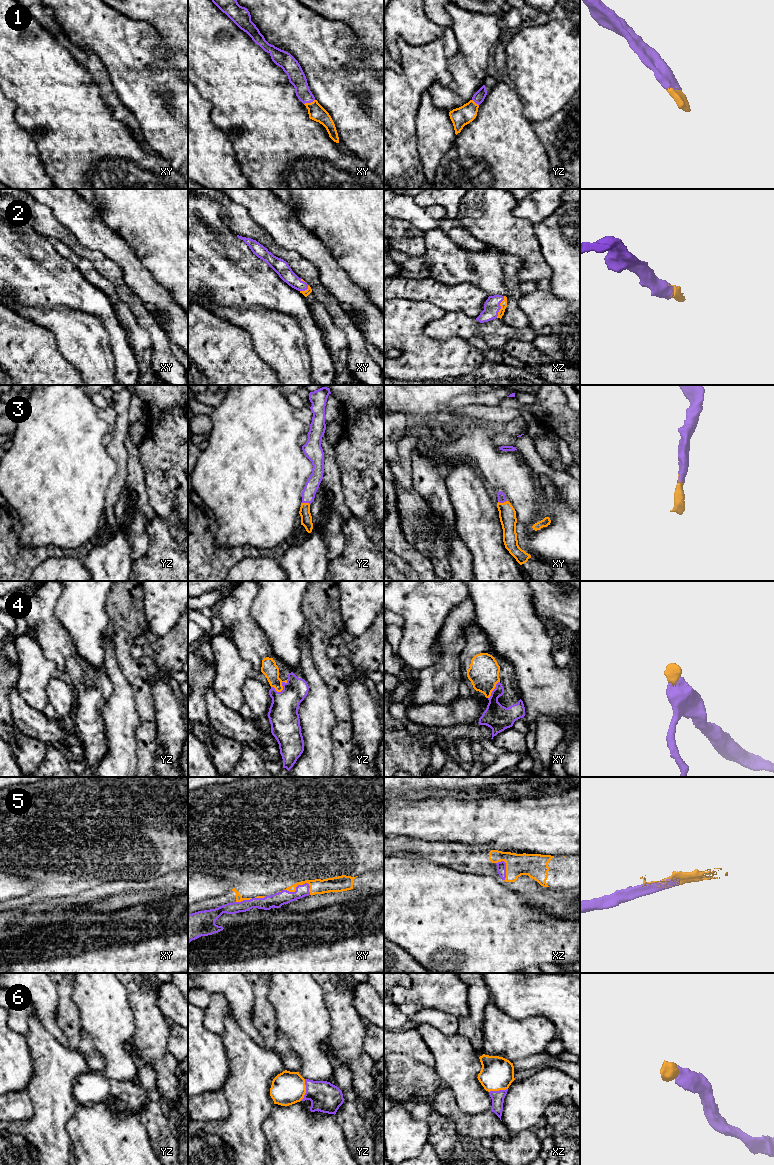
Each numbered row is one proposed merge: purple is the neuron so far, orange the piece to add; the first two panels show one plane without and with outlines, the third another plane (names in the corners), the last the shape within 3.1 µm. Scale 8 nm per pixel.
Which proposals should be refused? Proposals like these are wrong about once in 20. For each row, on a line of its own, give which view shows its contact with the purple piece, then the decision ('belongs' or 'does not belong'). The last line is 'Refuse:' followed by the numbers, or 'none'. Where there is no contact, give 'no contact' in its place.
1: contact in xy; belongs
2: contact in xz; belongs
3: contact in xy; belongs
4: contact in yz; belongs
5: contact in xy; belongs
6: contact in yz; belongs
Refuse: none

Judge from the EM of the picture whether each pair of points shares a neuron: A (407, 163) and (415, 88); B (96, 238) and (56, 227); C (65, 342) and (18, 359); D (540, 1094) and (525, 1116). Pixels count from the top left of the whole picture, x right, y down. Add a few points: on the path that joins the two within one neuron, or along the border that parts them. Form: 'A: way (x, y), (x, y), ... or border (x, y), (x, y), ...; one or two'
A: way (402, 144), (402, 107); one
B: border (53, 214), (86, 247); two
C: border (43, 326), (51, 332), (58, 350), (71, 364); two
D: way (535, 1099), (525, 1111); one

